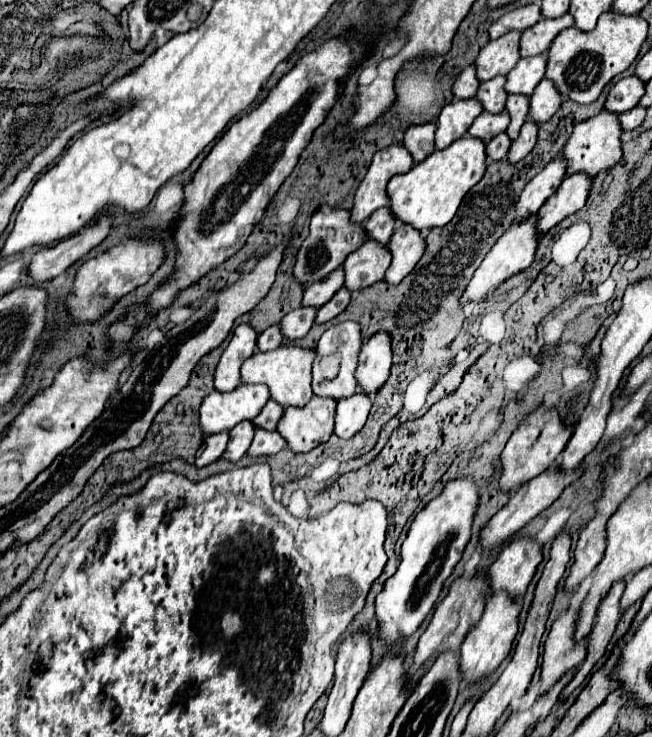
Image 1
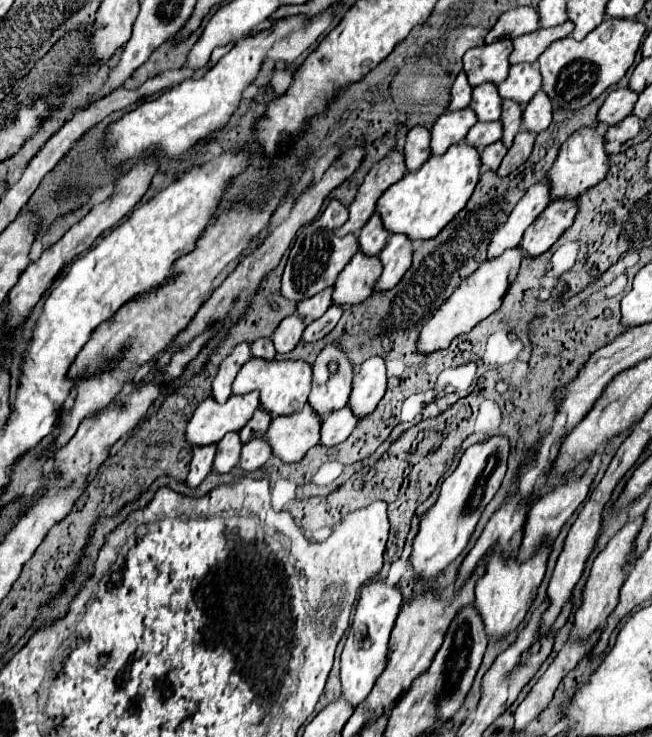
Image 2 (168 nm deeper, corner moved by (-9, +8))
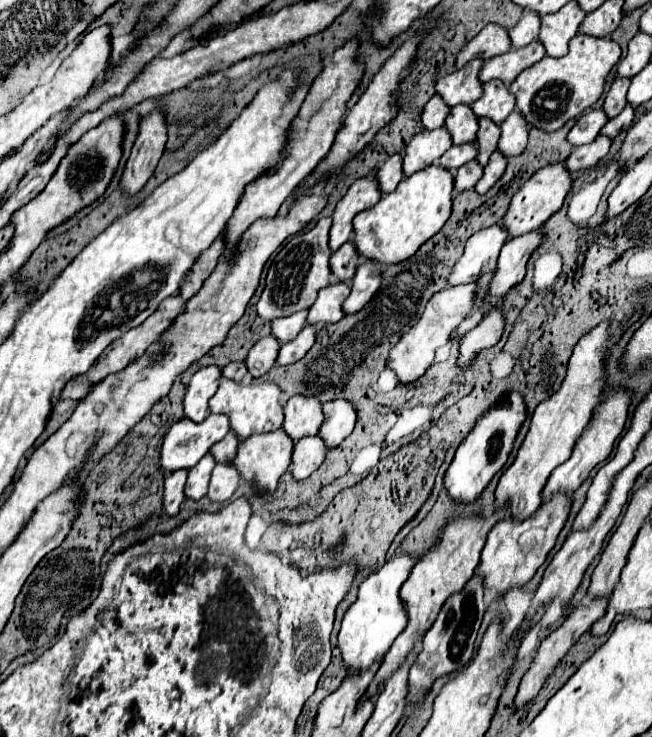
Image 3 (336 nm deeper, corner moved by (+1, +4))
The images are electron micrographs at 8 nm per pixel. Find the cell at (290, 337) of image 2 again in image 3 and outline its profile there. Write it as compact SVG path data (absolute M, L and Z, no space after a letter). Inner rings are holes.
M264 337L260 339L250 351L248 351L248 357L246 357L246 367L248 367L248 373L258 379L262 377L276 361L276 355L278 355L278 341L274 341L274 337Z

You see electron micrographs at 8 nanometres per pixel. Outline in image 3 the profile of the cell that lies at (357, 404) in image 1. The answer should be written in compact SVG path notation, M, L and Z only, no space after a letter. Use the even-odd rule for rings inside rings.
M306 437L304 441L298 441L294 445L292 451L292 465L290 465L290 473L292 479L300 481L310 477L324 461L326 457L326 447L322 445L320 437Z

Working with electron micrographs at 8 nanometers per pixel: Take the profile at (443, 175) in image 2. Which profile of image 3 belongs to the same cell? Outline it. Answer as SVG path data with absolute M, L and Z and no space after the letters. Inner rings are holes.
M430 165L430 169L422 169L414 173L414 177L402 179L396 191L382 195L372 209L354 217L352 243L358 255L382 265L396 265L410 259L422 243L426 243L434 233L438 233L438 229L442 229L446 217L450 217L452 189L454 177L440 165Z

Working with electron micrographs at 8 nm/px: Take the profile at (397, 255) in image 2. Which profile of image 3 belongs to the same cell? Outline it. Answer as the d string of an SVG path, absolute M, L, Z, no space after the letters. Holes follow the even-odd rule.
M370 261L358 263L356 275L352 277L352 285L350 285L352 291L350 291L348 299L342 303L344 315L358 313L370 301L370 297L378 291L380 275L376 271L378 271L378 265L370 265Z

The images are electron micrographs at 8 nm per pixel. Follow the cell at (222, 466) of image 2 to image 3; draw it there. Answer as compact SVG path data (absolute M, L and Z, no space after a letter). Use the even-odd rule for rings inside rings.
M208 453L206 457L202 457L202 461L198 461L198 465L194 465L194 469L188 471L188 479L186 479L186 487L184 487L186 499L198 501L206 495L206 485L210 481L212 469L214 469L214 459Z

